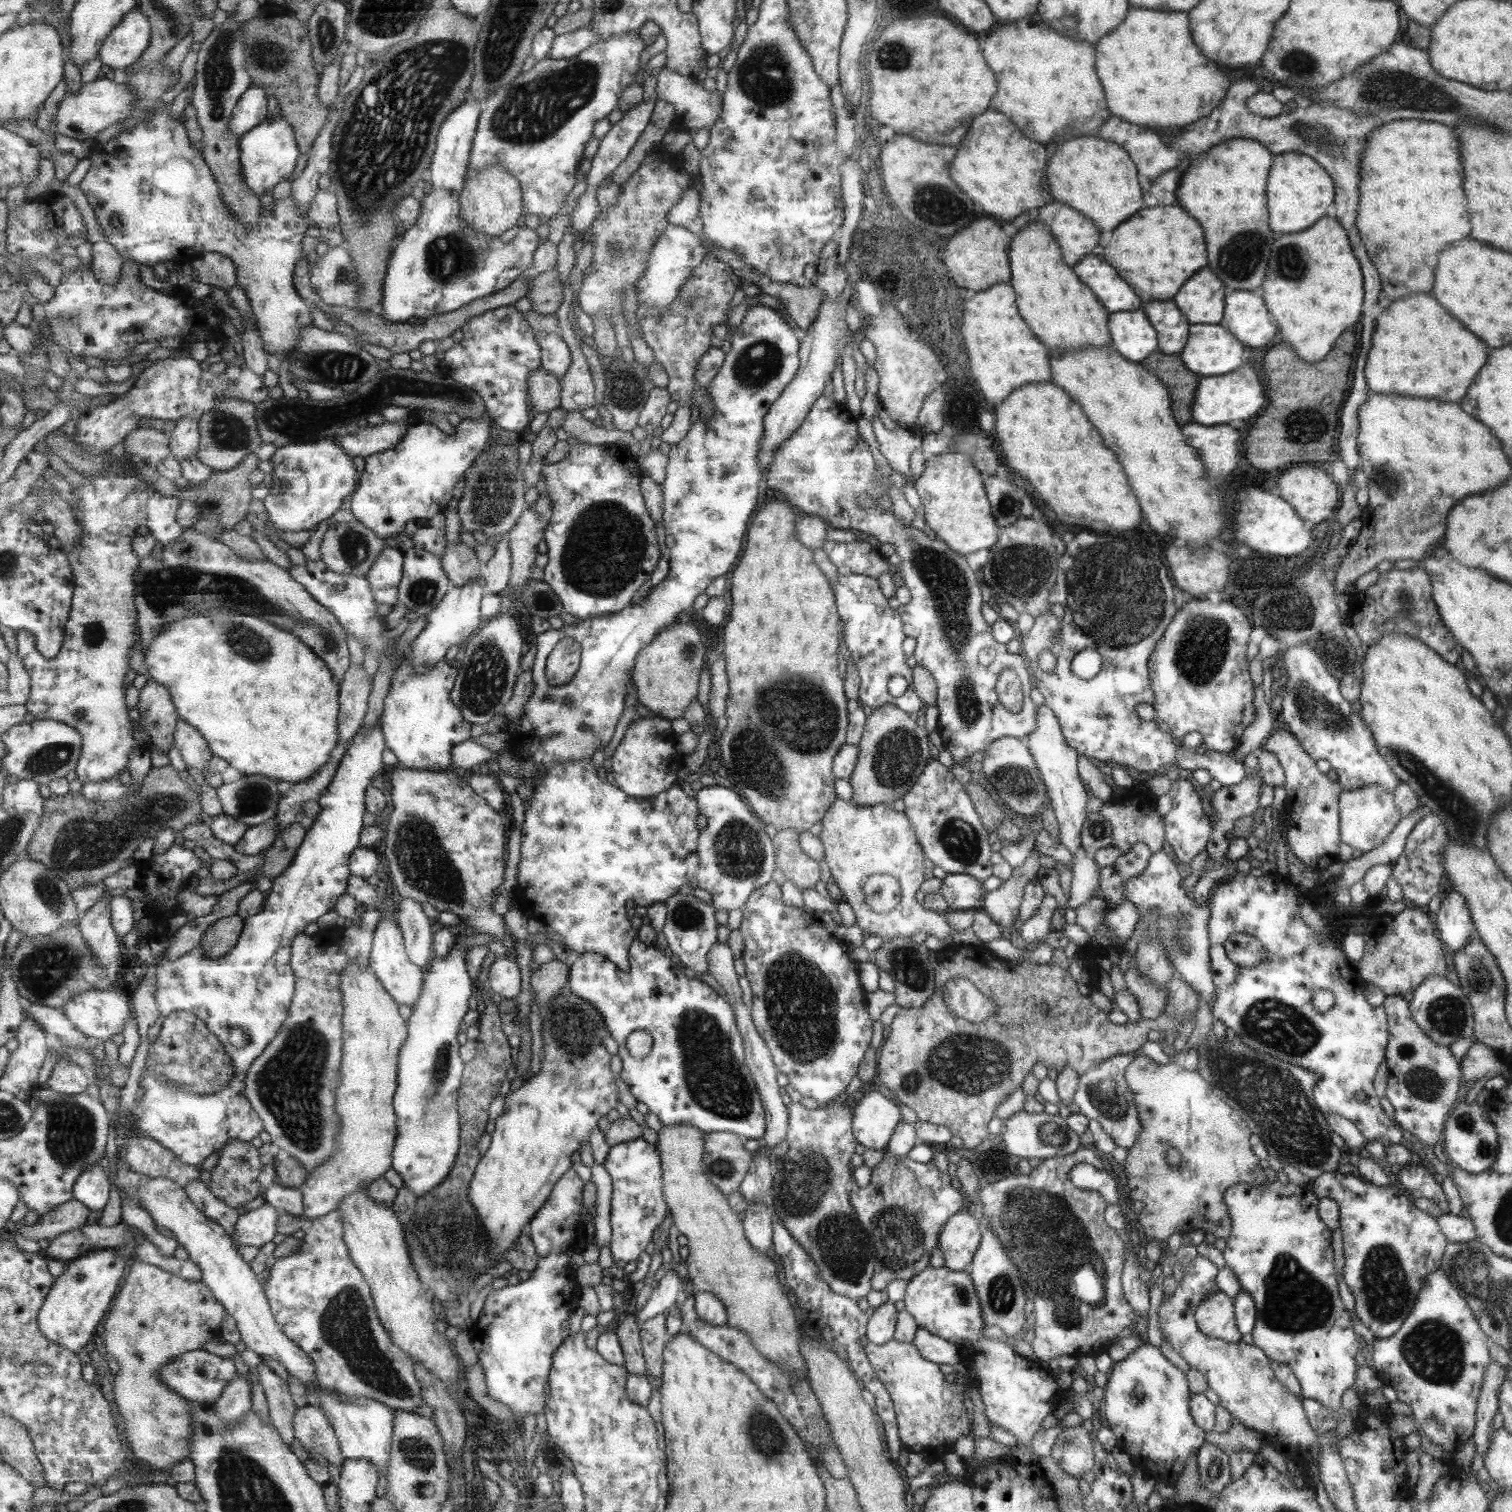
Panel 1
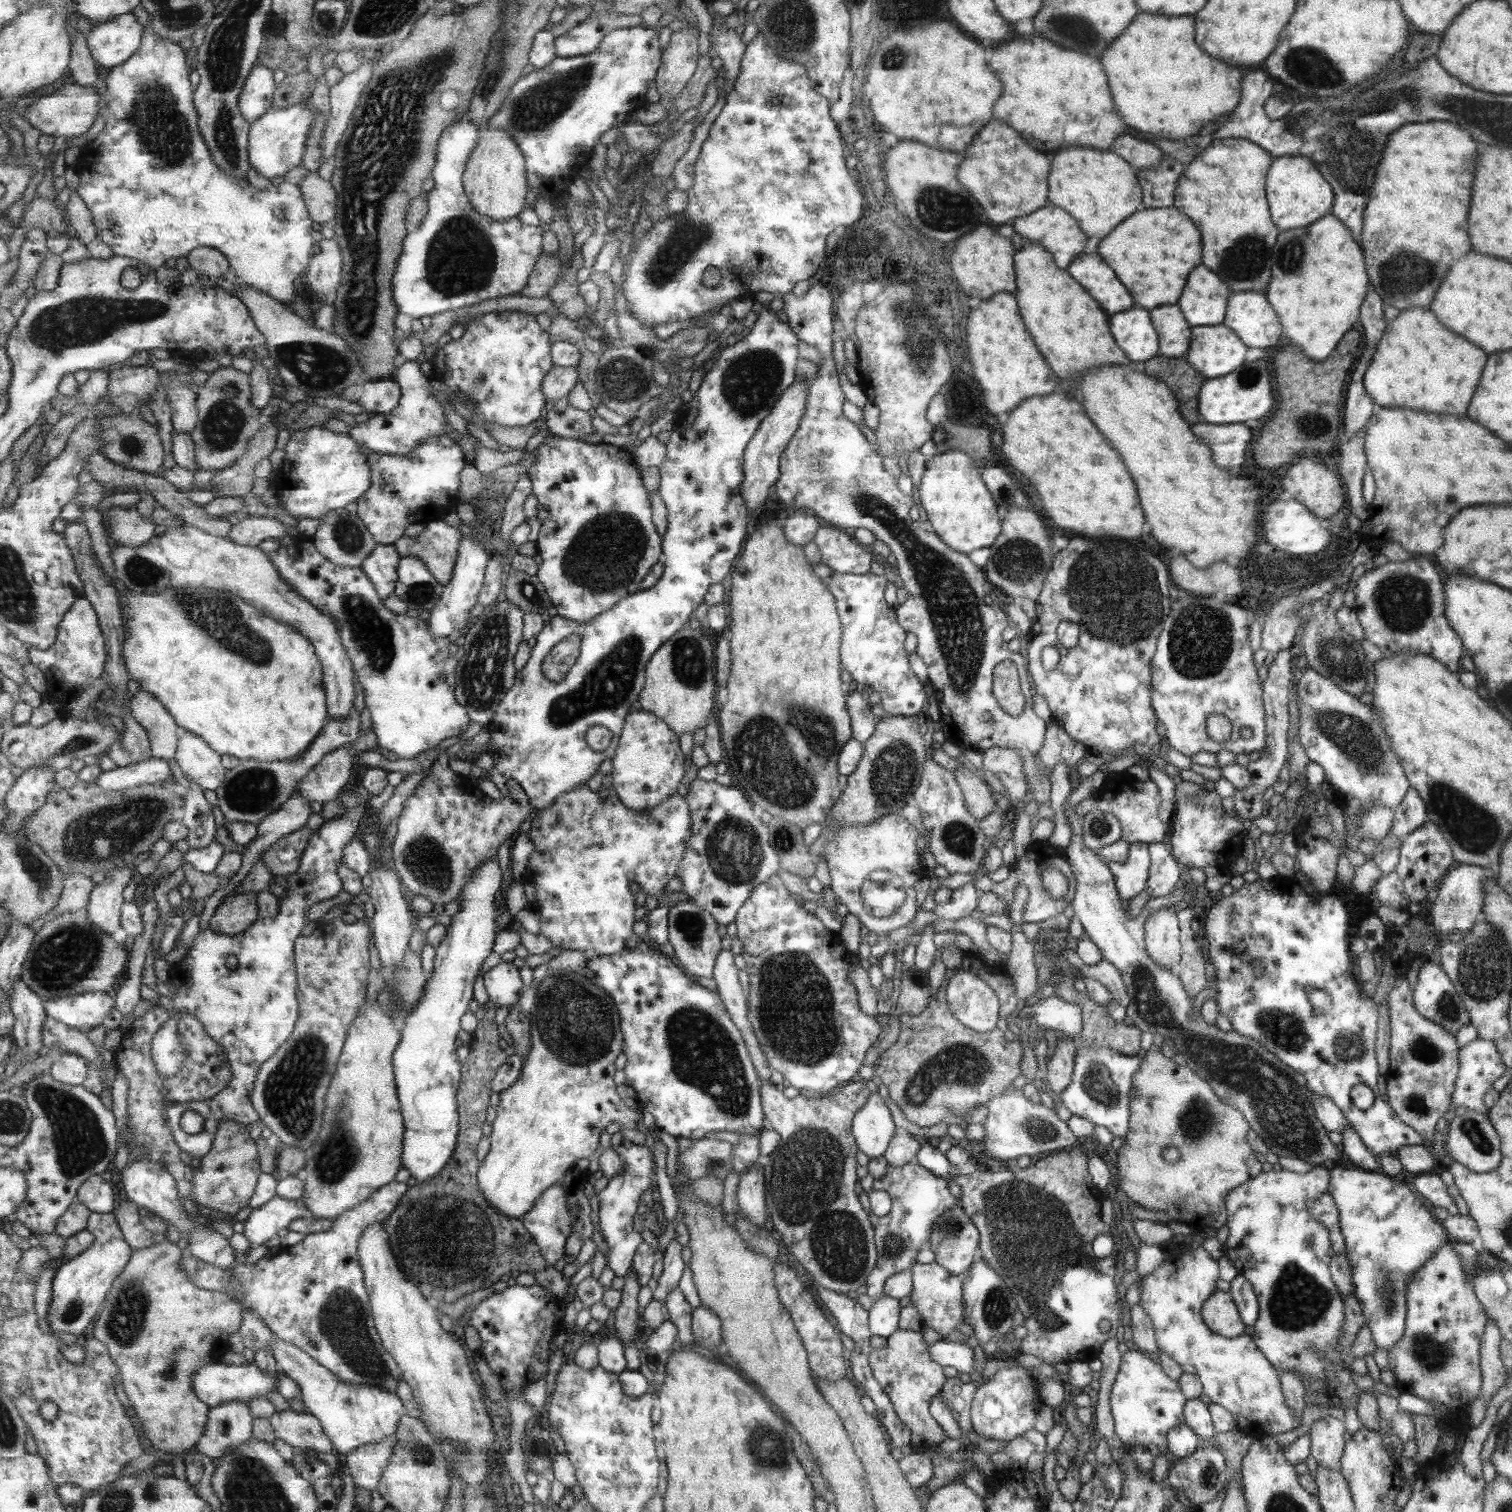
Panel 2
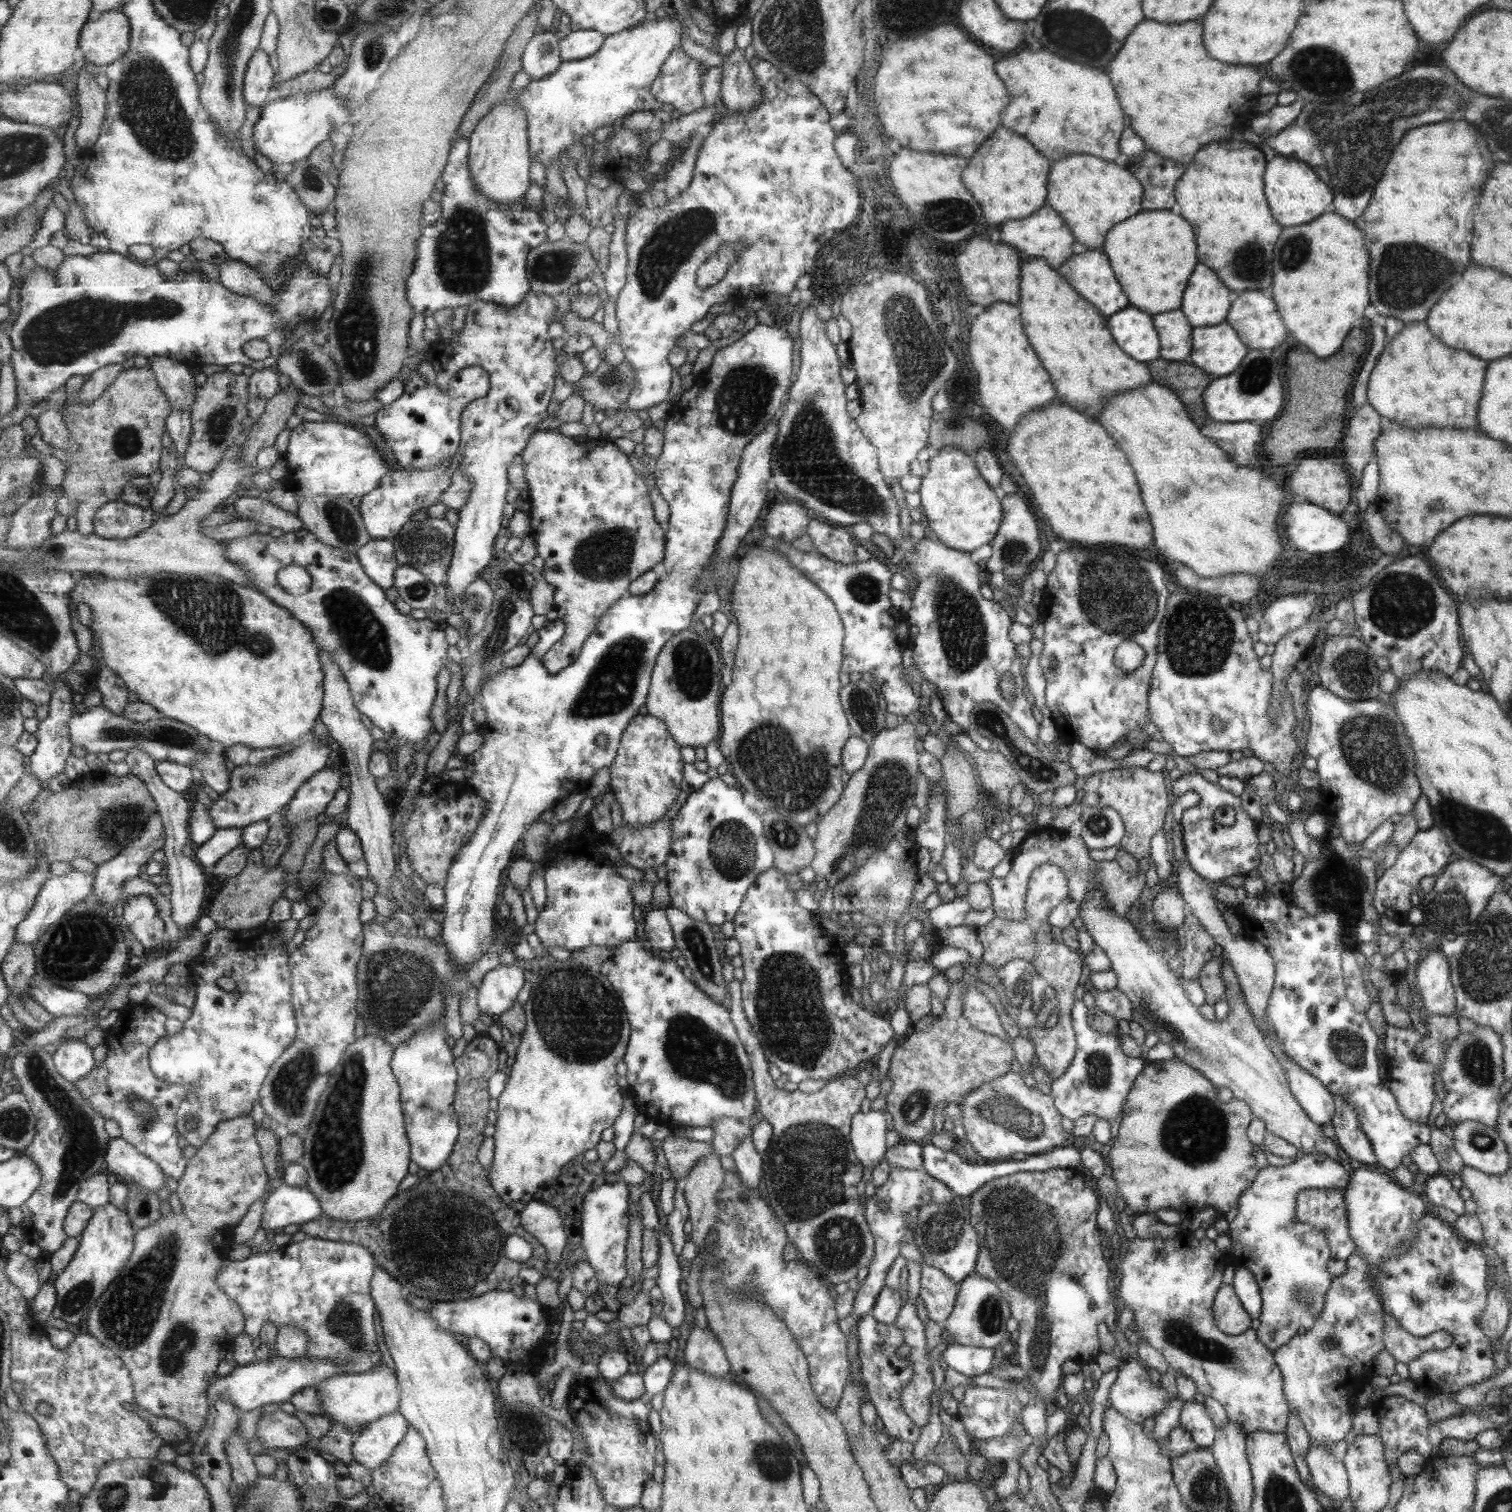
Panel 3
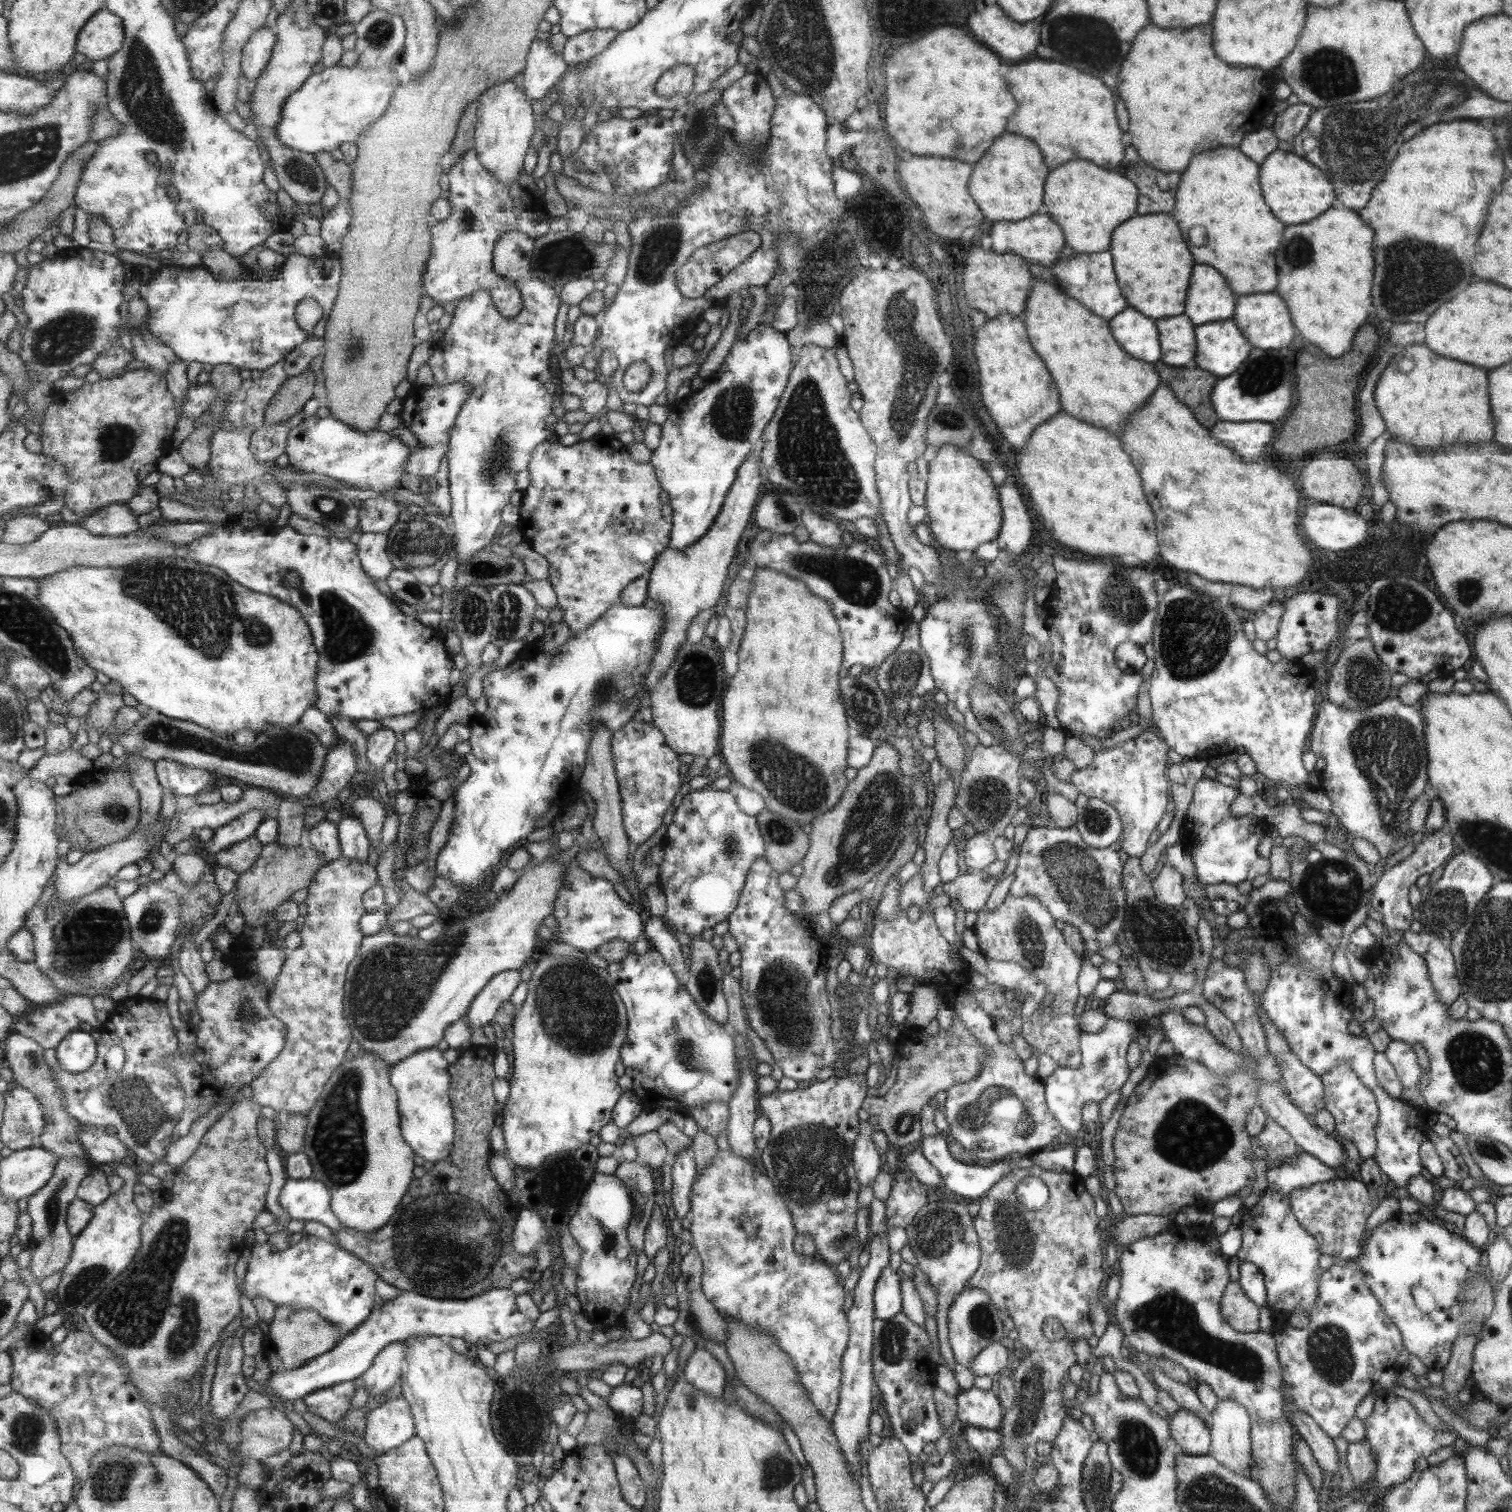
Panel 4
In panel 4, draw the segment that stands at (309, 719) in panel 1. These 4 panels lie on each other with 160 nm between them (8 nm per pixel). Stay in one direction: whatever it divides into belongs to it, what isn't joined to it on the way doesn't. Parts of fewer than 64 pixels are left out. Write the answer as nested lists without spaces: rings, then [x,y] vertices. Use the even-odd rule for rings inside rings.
[[[150,558],[131,566],[119,568],[93,568],[74,566],[69,570],[57,572],[49,577],[37,579],[41,602],[51,609],[58,623],[66,628],[72,636],[76,651],[91,668],[101,671],[110,680],[117,680],[125,691],[131,694],[139,703],[154,708],[169,718],[177,718],[193,722],[198,726],[216,732],[221,736],[234,736],[237,732],[249,729],[259,736],[271,729],[291,729],[300,725],[299,720],[307,710],[318,704],[317,675],[320,654],[314,643],[314,633],[307,624],[306,617],[294,605],[286,601],[245,588],[229,577],[229,574],[216,566],[199,563],[191,558]]]

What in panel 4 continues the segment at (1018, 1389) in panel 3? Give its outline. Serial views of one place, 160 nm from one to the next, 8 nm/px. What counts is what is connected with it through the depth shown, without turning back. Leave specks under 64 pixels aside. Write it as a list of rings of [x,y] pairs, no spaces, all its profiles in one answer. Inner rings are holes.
[[[972,1386],[961,1390],[956,1397],[956,1414],[962,1427],[999,1430],[1004,1408],[997,1397],[991,1389],[982,1390]]]

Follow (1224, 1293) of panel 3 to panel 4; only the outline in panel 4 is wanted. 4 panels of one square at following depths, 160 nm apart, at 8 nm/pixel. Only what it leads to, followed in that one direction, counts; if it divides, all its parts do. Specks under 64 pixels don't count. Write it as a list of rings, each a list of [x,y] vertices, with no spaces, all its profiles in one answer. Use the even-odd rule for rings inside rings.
[[[1238,1281],[1226,1284],[1222,1292],[1221,1313],[1226,1323],[1239,1332],[1257,1331],[1258,1305],[1242,1291]]]

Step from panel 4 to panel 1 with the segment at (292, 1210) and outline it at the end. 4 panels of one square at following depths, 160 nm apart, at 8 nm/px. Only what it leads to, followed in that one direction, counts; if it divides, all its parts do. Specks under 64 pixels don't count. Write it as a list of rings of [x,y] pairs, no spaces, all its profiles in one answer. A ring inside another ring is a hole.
[[[267,1204],[241,1214],[232,1234],[236,1246],[263,1248],[278,1235],[279,1210]]]

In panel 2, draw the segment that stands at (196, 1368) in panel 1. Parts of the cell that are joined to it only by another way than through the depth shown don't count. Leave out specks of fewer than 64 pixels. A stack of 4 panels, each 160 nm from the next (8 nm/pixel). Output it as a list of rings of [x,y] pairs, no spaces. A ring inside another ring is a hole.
[[[215,1361],[202,1366],[194,1374],[194,1391],[198,1393],[199,1399],[211,1408],[235,1401],[250,1404],[255,1396],[265,1397],[267,1392],[277,1391],[277,1384],[278,1376],[269,1376],[254,1363],[235,1365]]]

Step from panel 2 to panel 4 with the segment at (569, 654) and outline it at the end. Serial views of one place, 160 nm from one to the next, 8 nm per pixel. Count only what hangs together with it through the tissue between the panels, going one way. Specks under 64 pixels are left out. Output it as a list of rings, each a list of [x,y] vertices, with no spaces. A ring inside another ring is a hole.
[[[599,432],[590,439],[576,442],[572,446],[563,446],[561,442],[557,441],[557,437],[554,436],[545,440],[545,443],[537,448],[528,468],[530,485],[523,492],[520,521],[517,526],[523,531],[526,542],[549,562],[550,575],[548,579],[558,595],[558,606],[562,609],[563,620],[570,625],[570,630],[574,634],[581,634],[584,630],[587,630],[615,604],[621,601],[623,592],[627,589],[628,584],[635,579],[639,579],[643,572],[649,572],[650,568],[654,566],[655,559],[670,544],[669,528],[672,528],[672,526],[669,522],[665,522],[663,516],[659,514],[659,506],[661,506],[659,504],[659,492],[661,492],[662,486],[659,485],[658,476],[649,462],[635,461],[629,456],[630,454],[627,454],[627,446],[619,442],[614,434],[605,436]]]

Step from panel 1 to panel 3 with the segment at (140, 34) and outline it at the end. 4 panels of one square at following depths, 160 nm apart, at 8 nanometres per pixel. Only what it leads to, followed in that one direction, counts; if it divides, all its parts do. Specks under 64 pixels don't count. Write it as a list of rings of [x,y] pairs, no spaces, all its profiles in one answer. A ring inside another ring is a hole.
[[[122,11],[103,13],[83,28],[80,49],[88,62],[104,67],[131,49],[130,18]]]

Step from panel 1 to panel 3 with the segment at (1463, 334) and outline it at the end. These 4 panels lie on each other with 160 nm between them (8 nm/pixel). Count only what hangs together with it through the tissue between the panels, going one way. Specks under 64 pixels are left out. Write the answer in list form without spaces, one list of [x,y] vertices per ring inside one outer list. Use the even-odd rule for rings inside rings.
[[[1424,320],[1404,323],[1403,328],[1387,340],[1371,369],[1366,384],[1366,402],[1378,412],[1380,417],[1410,429],[1473,428],[1477,424],[1475,410],[1477,410],[1477,400],[1481,396],[1485,368],[1487,368],[1487,361],[1482,358],[1443,344],[1430,331]]]

